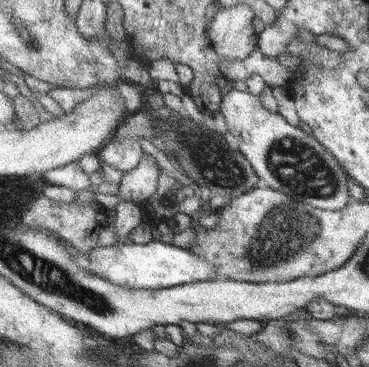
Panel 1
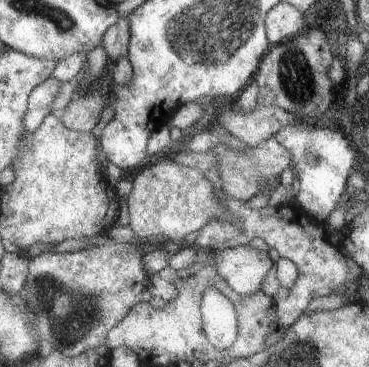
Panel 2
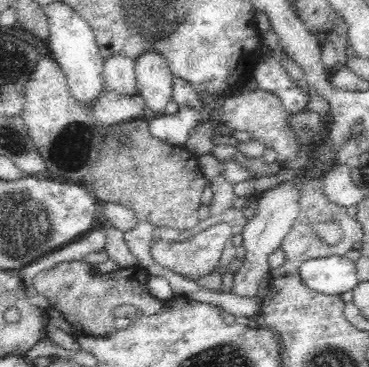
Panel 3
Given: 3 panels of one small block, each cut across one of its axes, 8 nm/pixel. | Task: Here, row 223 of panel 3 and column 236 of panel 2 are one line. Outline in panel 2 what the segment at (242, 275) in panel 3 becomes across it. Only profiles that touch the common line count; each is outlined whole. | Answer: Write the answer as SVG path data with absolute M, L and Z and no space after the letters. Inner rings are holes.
M249 244L241 248L227 246L223 252L215 252L215 262L219 264L221 276L245 298L263 292L263 282L269 280L273 260L267 252L259 252Z

